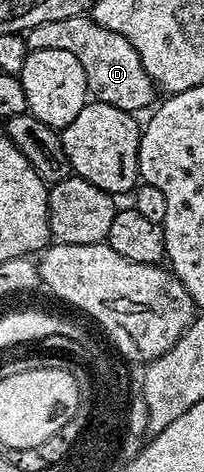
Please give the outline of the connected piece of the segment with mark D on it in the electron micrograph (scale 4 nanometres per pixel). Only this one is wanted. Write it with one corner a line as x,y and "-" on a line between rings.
93,17
48,20
25,31
24,37
30,51
60,48
60,52
72,52
72,56
80,60
80,68
84,68
86,88
93,101
112,104
116,108
131,112
139,112
138,110
144,109
150,101
155,101
155,84
144,70
144,64
140,64
136,48
132,48
132,44
128,44
128,40
120,36
120,32
108,32
108,28
100,28
100,24
96,24

